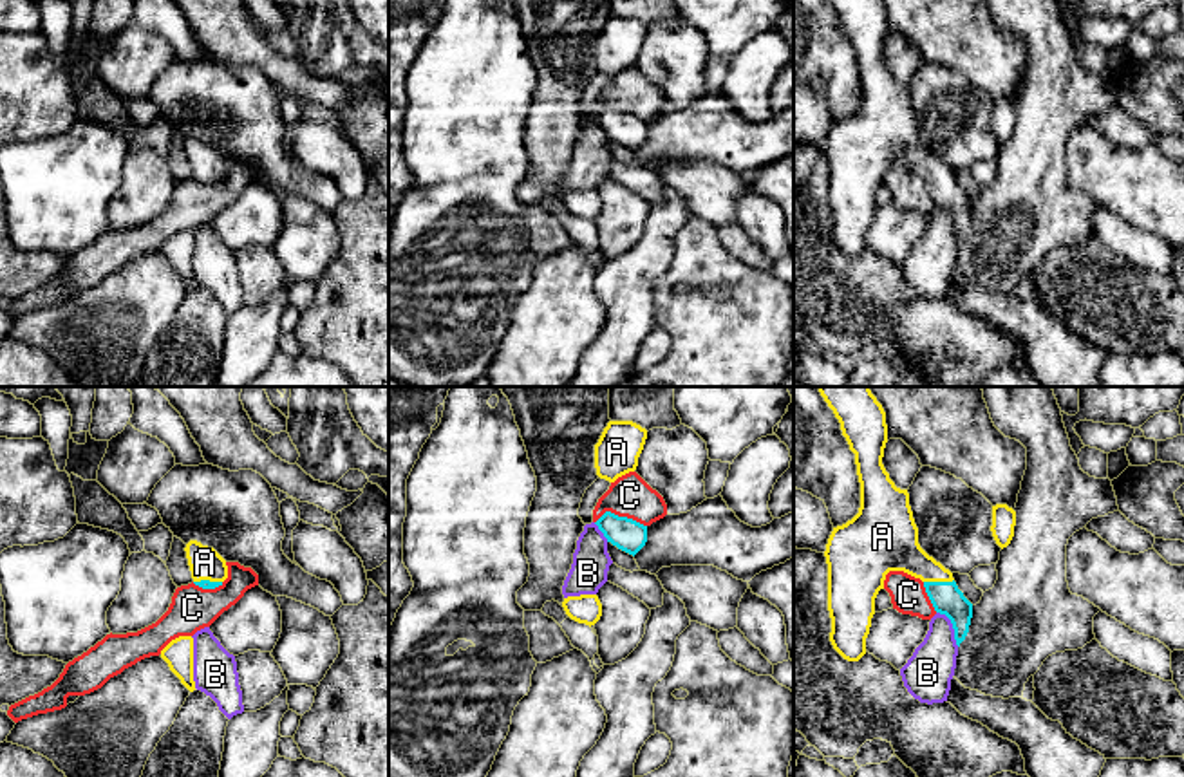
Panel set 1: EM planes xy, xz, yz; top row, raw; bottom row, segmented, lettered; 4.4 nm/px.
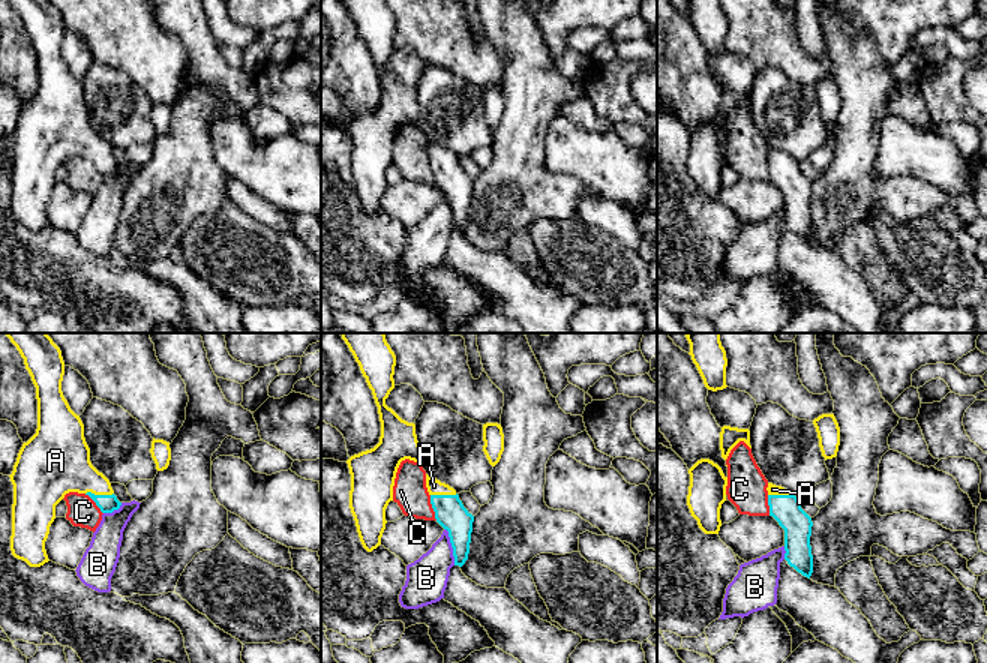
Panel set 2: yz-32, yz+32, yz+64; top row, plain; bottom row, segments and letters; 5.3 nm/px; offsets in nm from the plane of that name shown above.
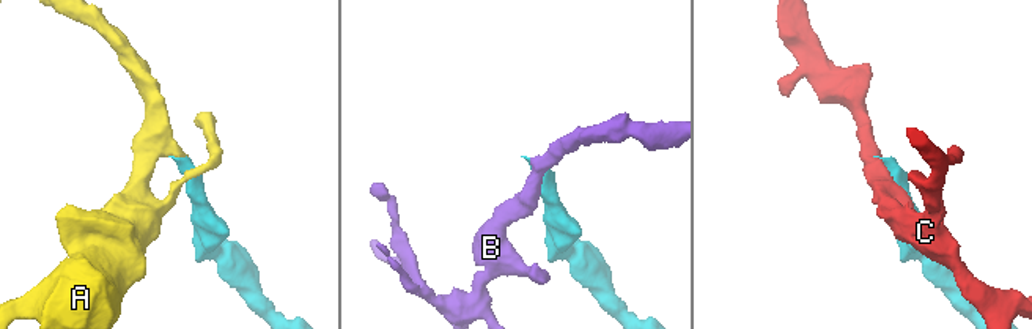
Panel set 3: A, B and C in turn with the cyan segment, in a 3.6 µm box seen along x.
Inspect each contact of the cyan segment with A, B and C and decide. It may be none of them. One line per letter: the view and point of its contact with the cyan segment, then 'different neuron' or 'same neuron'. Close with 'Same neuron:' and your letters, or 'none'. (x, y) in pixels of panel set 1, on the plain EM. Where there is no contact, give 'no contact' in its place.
A: yz (939, 177) | same neuron
B: yz (953, 223) | different neuron
C: xz (620, 112) | different neuron
Same neuron: A

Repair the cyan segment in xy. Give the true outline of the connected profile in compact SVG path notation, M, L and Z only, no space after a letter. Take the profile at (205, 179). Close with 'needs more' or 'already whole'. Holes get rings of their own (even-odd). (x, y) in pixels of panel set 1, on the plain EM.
M190 136L184 143L193 179L202 184L215 184L228 173L226 155L208 141Z; needs more

